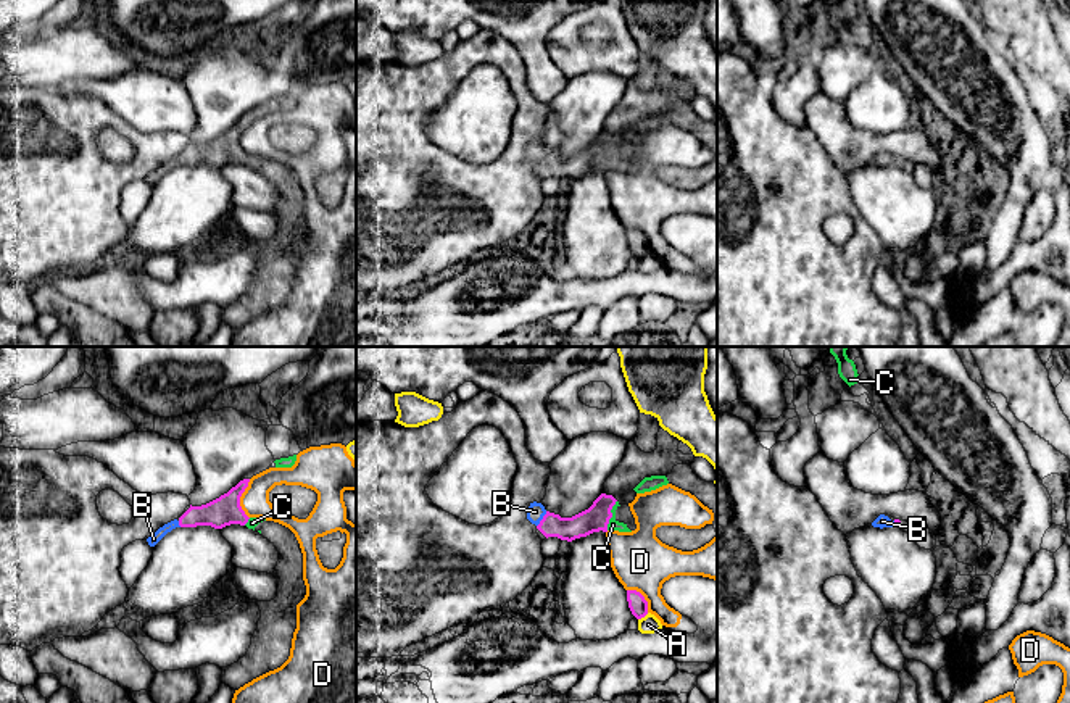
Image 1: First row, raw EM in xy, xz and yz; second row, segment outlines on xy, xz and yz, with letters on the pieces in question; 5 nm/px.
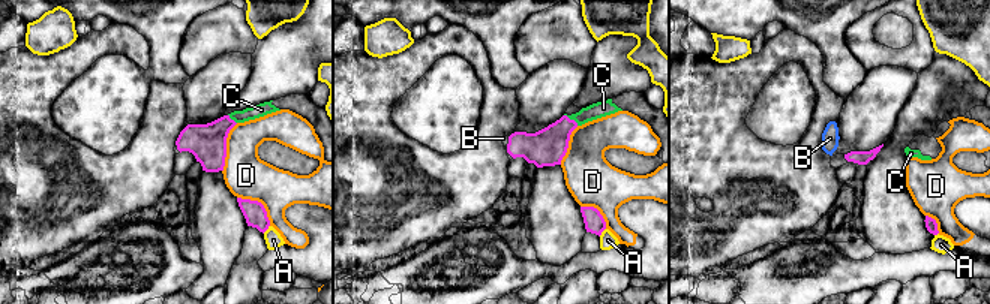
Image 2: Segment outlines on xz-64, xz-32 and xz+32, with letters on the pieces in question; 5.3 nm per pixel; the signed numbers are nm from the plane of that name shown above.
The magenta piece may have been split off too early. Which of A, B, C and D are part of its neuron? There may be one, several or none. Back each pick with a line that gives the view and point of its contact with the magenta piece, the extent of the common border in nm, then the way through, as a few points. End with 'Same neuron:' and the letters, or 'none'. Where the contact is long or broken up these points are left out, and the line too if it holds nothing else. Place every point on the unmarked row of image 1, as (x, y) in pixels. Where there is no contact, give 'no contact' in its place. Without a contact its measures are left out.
B: meets magenta in xz at (542, 158); contact 90 nm long; runs through xz (592, 158), (542, 158), (535, 150)
C: meets magenta in xz at (611, 153); contact 160 nm long
Same neuron: B, C

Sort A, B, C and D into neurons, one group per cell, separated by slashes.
A / B C / D

